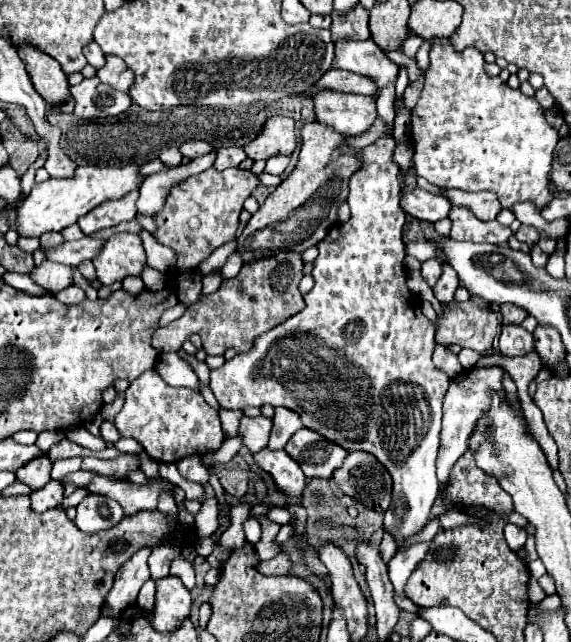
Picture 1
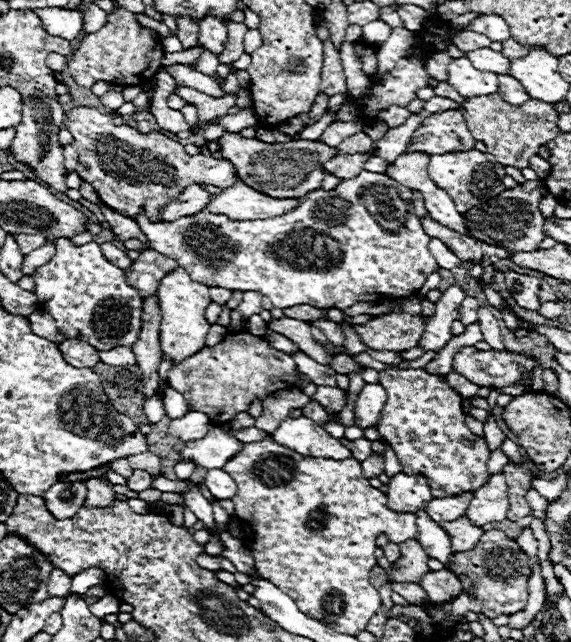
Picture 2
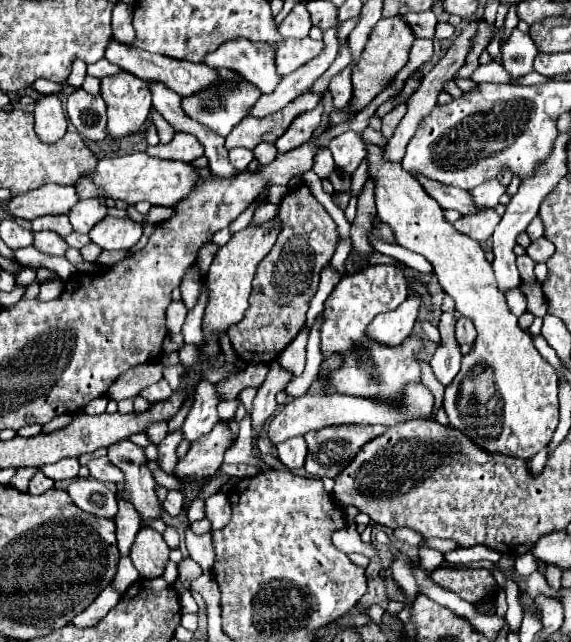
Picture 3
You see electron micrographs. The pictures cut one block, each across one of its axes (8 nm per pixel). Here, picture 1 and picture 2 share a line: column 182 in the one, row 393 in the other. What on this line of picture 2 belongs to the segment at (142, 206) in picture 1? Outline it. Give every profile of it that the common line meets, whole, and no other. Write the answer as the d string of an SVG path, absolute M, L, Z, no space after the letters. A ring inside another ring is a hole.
M166 388L166 392L164 392L164 410L166 410L166 416L170 416L170 418L180 418L182 414L190 412L184 396L172 388Z

